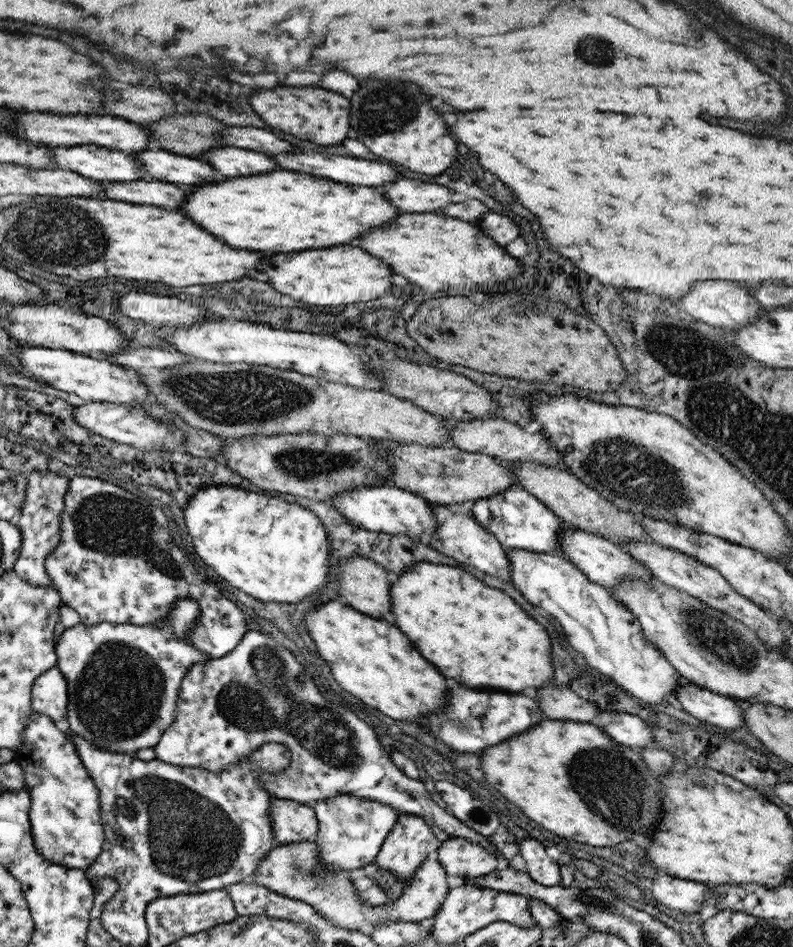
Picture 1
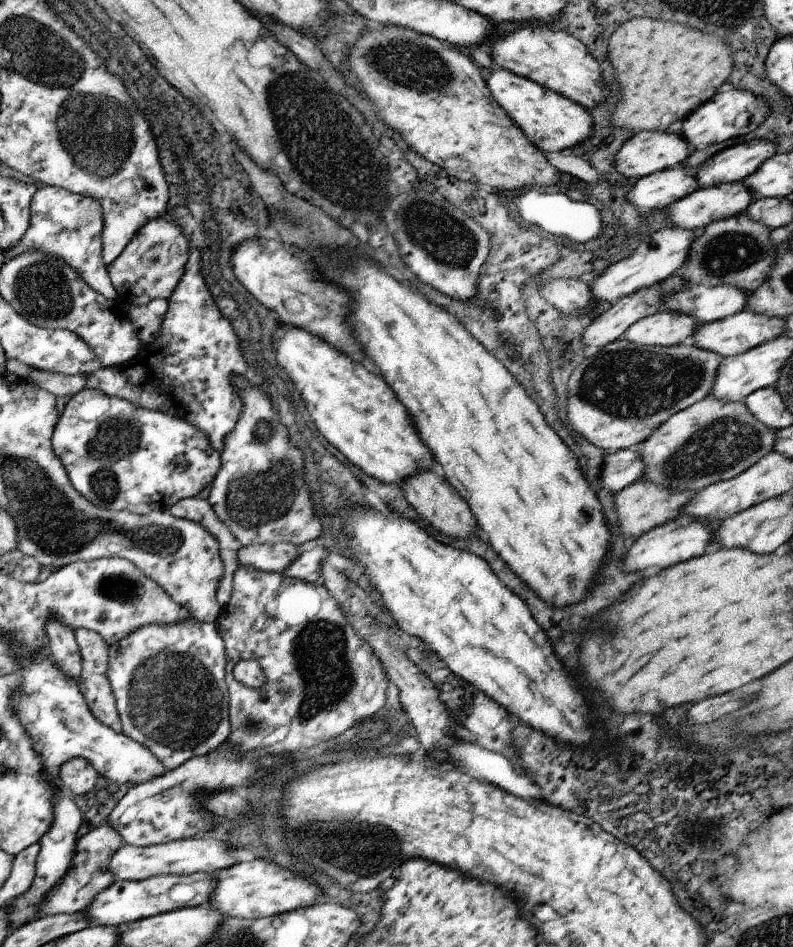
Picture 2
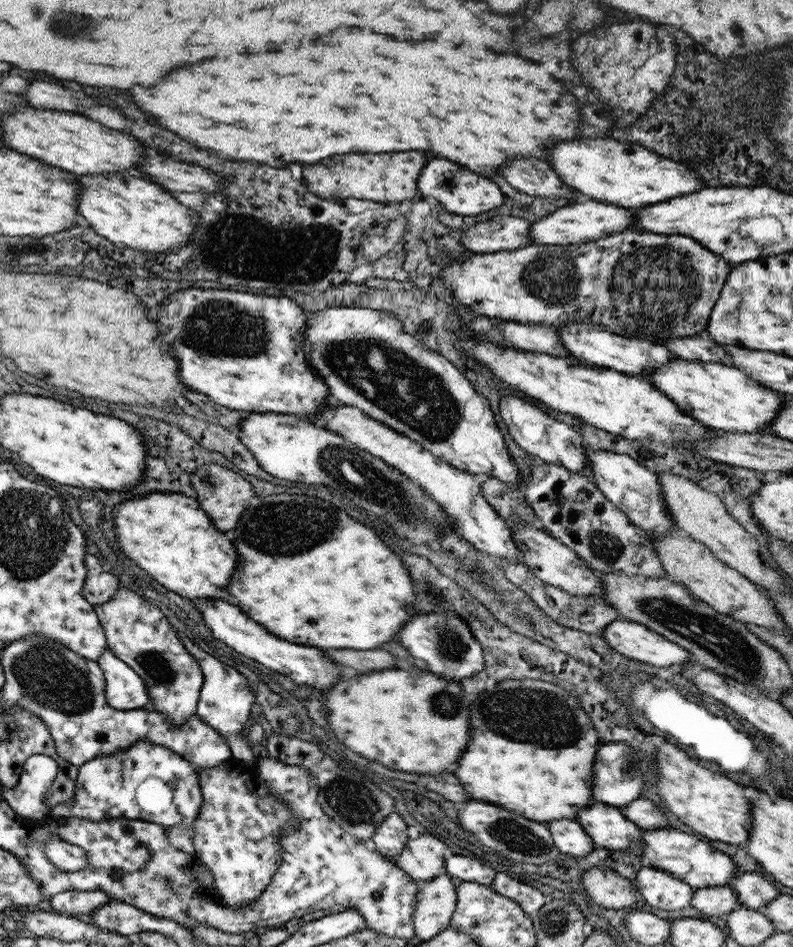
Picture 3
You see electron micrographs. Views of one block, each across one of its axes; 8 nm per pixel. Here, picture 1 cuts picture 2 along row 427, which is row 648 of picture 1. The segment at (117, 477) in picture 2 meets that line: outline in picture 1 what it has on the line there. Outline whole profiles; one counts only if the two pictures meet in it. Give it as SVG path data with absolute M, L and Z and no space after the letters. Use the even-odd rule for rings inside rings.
M181 598L175 602L174 608L161 622L161 628L155 626L135 626L126 624L85 625L80 622L65 628L55 644L58 662L56 666L66 677L69 687L69 703L66 707L68 730L81 736L89 744L105 750L133 756L142 749L151 749L163 736L163 731L171 726L175 719L175 708L179 687L191 666L207 660L207 654L187 642L189 629L199 618L199 606L193 600Z

